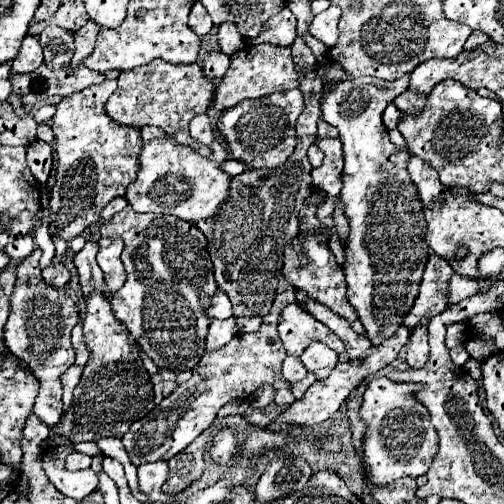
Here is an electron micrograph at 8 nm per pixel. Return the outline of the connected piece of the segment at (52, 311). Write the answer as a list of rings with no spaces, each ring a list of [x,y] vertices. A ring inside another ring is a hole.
[[[35,248],[31,256],[17,266],[17,282],[11,296],[9,318],[5,324],[5,344],[17,358],[29,364],[35,378],[39,380],[41,386],[33,412],[37,412],[37,416],[49,428],[53,428],[63,414],[61,374],[75,364],[75,352],[71,348],[71,330],[75,324],[81,322],[81,316],[77,312],[77,304],[63,288],[49,288],[43,284],[39,258],[41,248]]]

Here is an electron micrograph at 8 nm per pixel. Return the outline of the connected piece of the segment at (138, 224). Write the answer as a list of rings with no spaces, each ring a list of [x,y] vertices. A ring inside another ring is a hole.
[[[129,206],[117,212],[109,222],[101,224],[101,236],[119,236],[125,242],[123,250],[123,266],[127,272],[127,280],[121,290],[113,294],[111,308],[119,322],[123,322],[137,342],[137,346],[155,362],[157,368],[181,372],[193,370],[201,356],[205,354],[205,336],[209,328],[207,310],[211,306],[211,298],[217,292],[217,282],[213,278],[213,264],[207,254],[207,240],[193,224],[179,220],[169,214],[137,214]]]

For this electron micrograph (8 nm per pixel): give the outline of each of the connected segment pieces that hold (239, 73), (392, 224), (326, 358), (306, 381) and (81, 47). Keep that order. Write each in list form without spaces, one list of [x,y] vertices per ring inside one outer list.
[[[257,44],[257,46],[245,46],[241,52],[231,56],[231,66],[225,74],[225,80],[217,86],[215,92],[215,106],[219,110],[227,110],[237,106],[239,102],[247,98],[261,98],[273,92],[285,92],[291,88],[299,88],[303,72],[297,72],[297,66],[293,62],[291,48],[279,48],[271,44]]]
[[[371,76],[353,78],[337,84],[321,102],[323,120],[339,130],[343,144],[343,188],[339,200],[349,220],[349,232],[343,240],[347,300],[357,310],[367,338],[375,346],[399,328],[399,304],[413,304],[413,288],[419,288],[421,274],[429,260],[423,204],[407,172],[411,156],[405,148],[391,144],[383,124],[383,110],[403,94],[407,86],[409,76],[395,82]]]
[[[313,342],[313,344],[309,344],[309,348],[303,352],[301,362],[303,362],[303,366],[307,368],[307,372],[315,374],[317,380],[325,380],[325,378],[333,372],[333,368],[335,368],[335,364],[337,364],[337,354],[335,354],[331,348],[327,348],[325,344]]]
[[[307,374],[303,380],[289,384],[289,388],[293,390],[293,396],[295,396],[295,398],[301,398],[301,396],[307,392],[307,388],[313,384],[313,382],[315,382],[315,380],[313,380],[313,376],[309,376],[309,374]]]
[[[87,22],[81,30],[77,30],[77,34],[75,34],[75,46],[77,46],[77,50],[75,50],[73,64],[69,66],[71,72],[95,50],[95,38],[97,38],[97,34],[99,34],[99,28],[97,28],[97,24],[91,24],[91,22]]]

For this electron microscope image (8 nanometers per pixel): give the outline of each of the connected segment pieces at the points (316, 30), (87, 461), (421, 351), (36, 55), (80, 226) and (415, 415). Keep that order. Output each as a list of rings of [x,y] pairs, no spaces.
[[[329,6],[325,12],[317,14],[309,26],[309,34],[315,36],[319,42],[323,42],[327,48],[333,48],[337,44],[337,22],[341,16],[341,8]]]
[[[73,452],[66,459],[66,466],[71,466],[73,471],[87,469],[91,464],[92,458],[80,452]]]
[[[415,326],[409,338],[409,350],[407,350],[407,364],[409,368],[421,368],[425,366],[429,358],[429,344],[427,344],[427,326]]]
[[[25,36],[17,58],[11,62],[11,72],[13,74],[35,72],[41,64],[43,64],[43,48],[41,48],[39,40],[33,36]]]
[[[103,80],[97,86],[89,86],[81,92],[65,96],[57,104],[57,112],[53,116],[59,168],[55,172],[55,186],[51,188],[51,196],[49,196],[49,218],[51,218],[49,234],[60,236],[67,242],[79,236],[93,222],[97,222],[99,212],[113,198],[123,196],[125,188],[135,180],[135,174],[137,174],[137,152],[141,150],[141,144],[143,144],[141,132],[139,128],[117,124],[115,120],[109,118],[105,110],[105,102],[115,92],[115,88],[117,88],[117,80]]]
[[[387,376],[373,378],[365,392],[359,416],[365,422],[365,438],[363,438],[363,476],[367,482],[375,486],[389,486],[403,476],[423,476],[427,474],[437,450],[439,440],[437,432],[431,424],[431,416],[427,408],[413,400],[413,392],[417,392],[417,384],[393,382]]]

